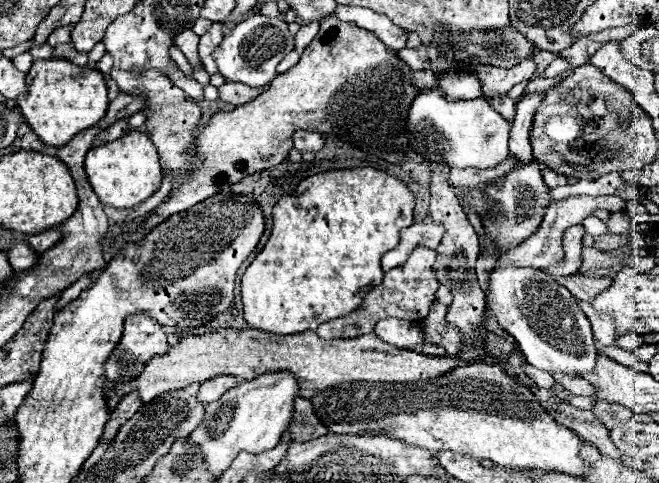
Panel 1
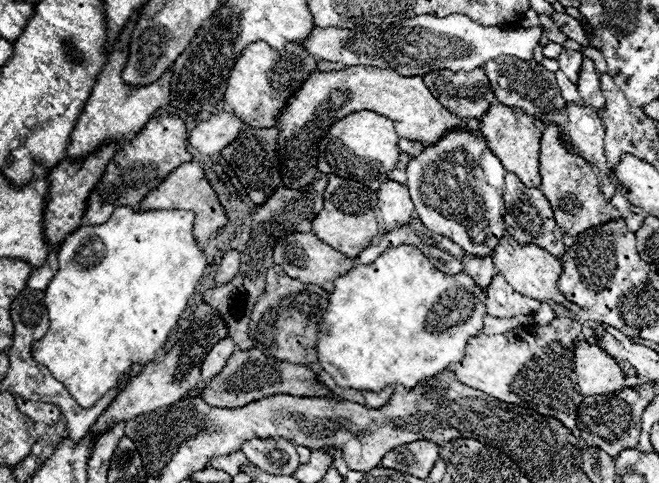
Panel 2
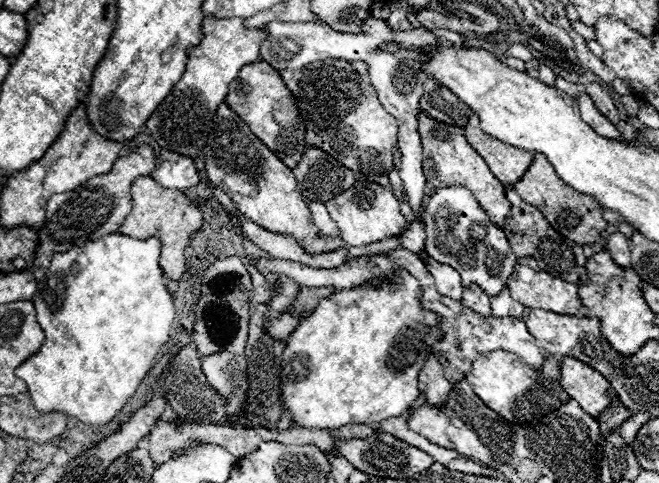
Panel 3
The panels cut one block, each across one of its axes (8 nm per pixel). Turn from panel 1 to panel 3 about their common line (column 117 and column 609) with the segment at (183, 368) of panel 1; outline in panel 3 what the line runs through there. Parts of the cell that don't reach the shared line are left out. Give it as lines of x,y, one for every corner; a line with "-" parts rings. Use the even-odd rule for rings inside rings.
564,358
560,362
560,386
592,418
598,418
616,398
610,382
576,358

